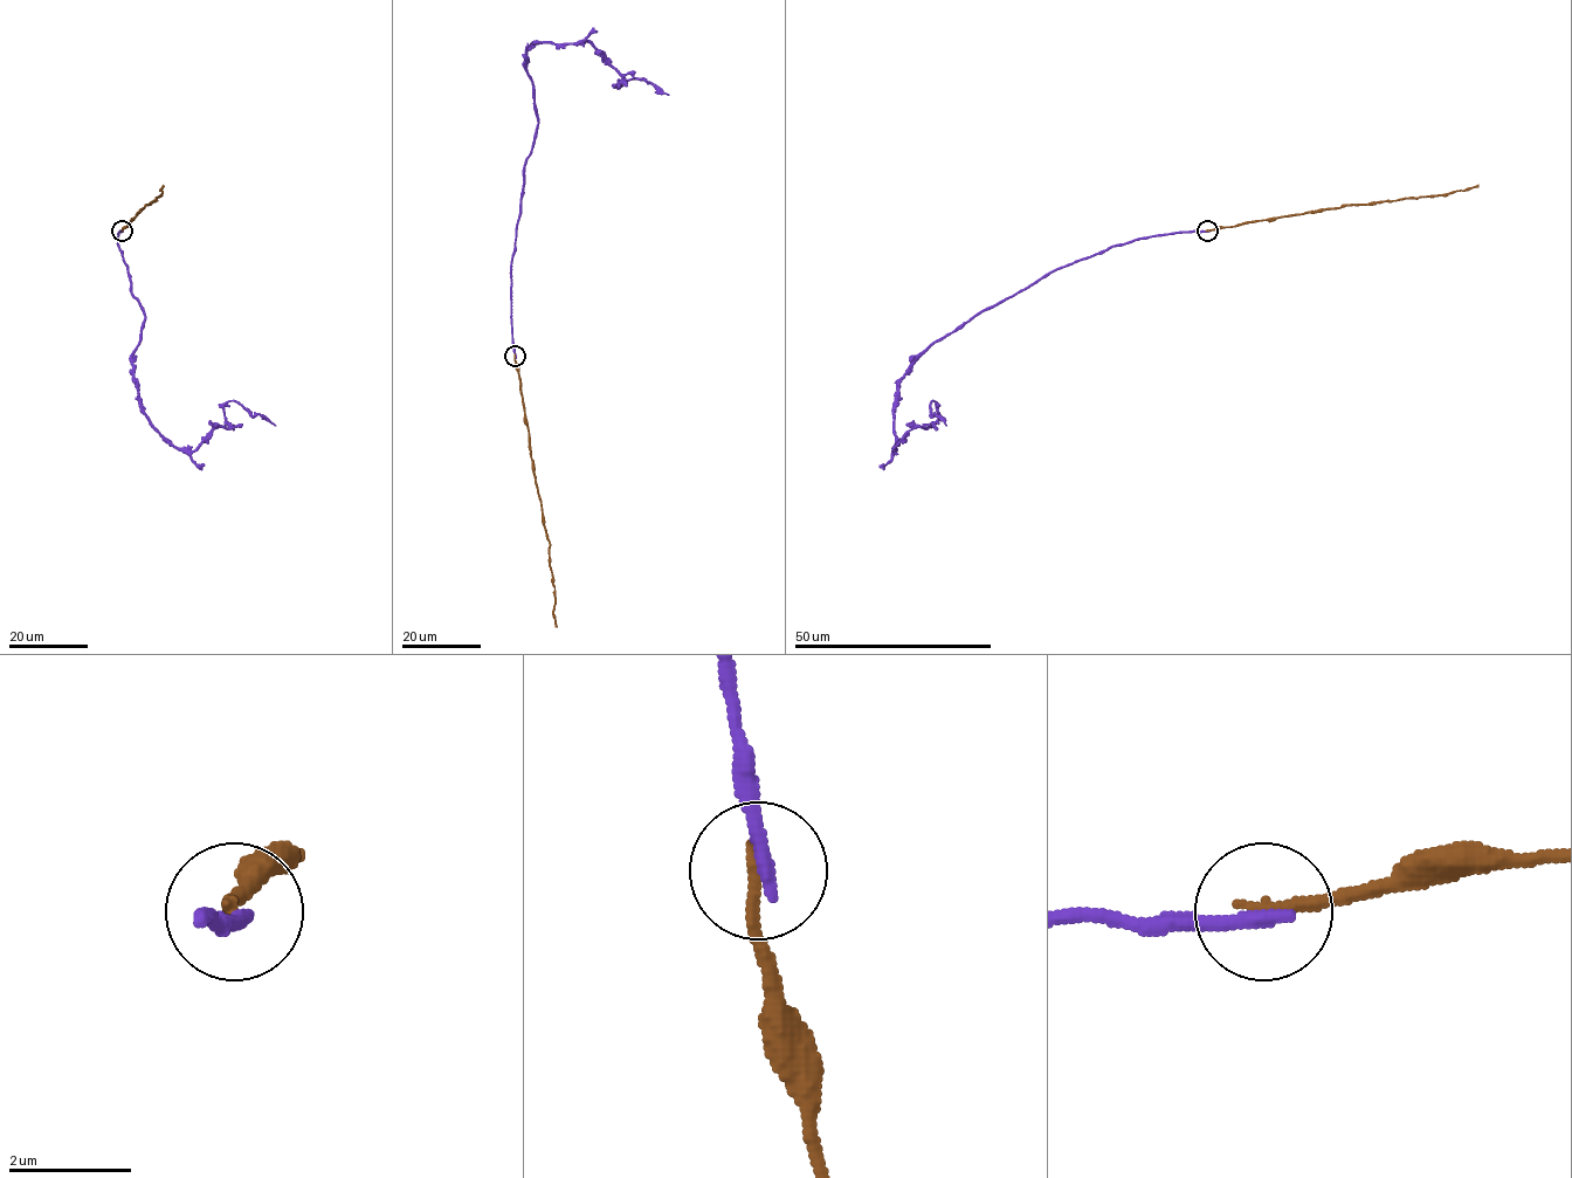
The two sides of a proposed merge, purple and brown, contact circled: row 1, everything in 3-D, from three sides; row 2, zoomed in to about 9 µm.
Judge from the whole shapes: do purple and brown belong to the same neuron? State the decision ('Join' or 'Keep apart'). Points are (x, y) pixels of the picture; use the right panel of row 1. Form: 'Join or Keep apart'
Keep apart

